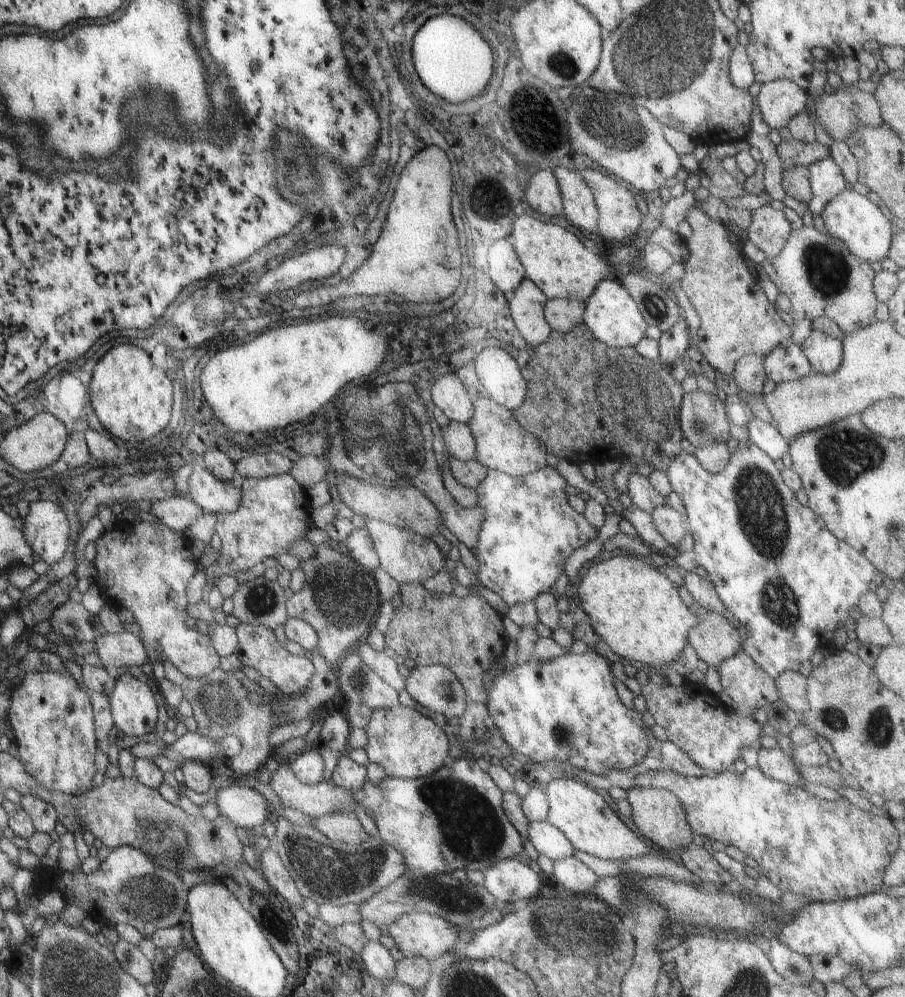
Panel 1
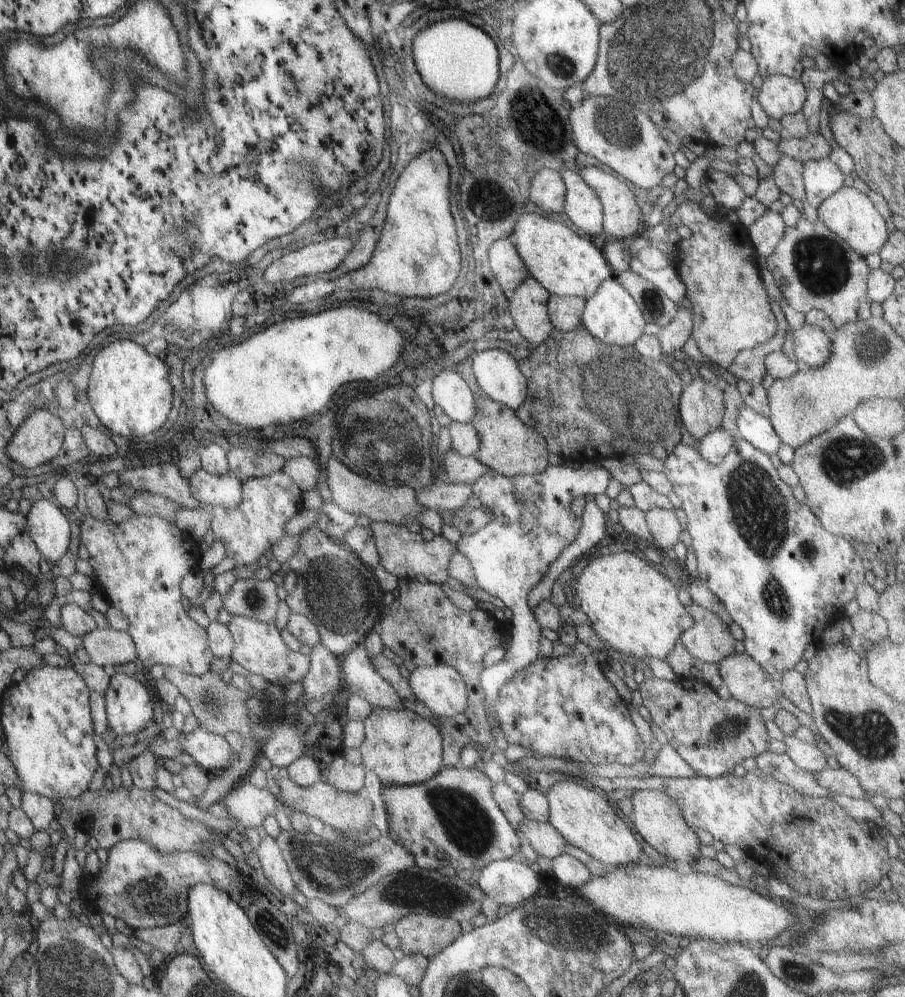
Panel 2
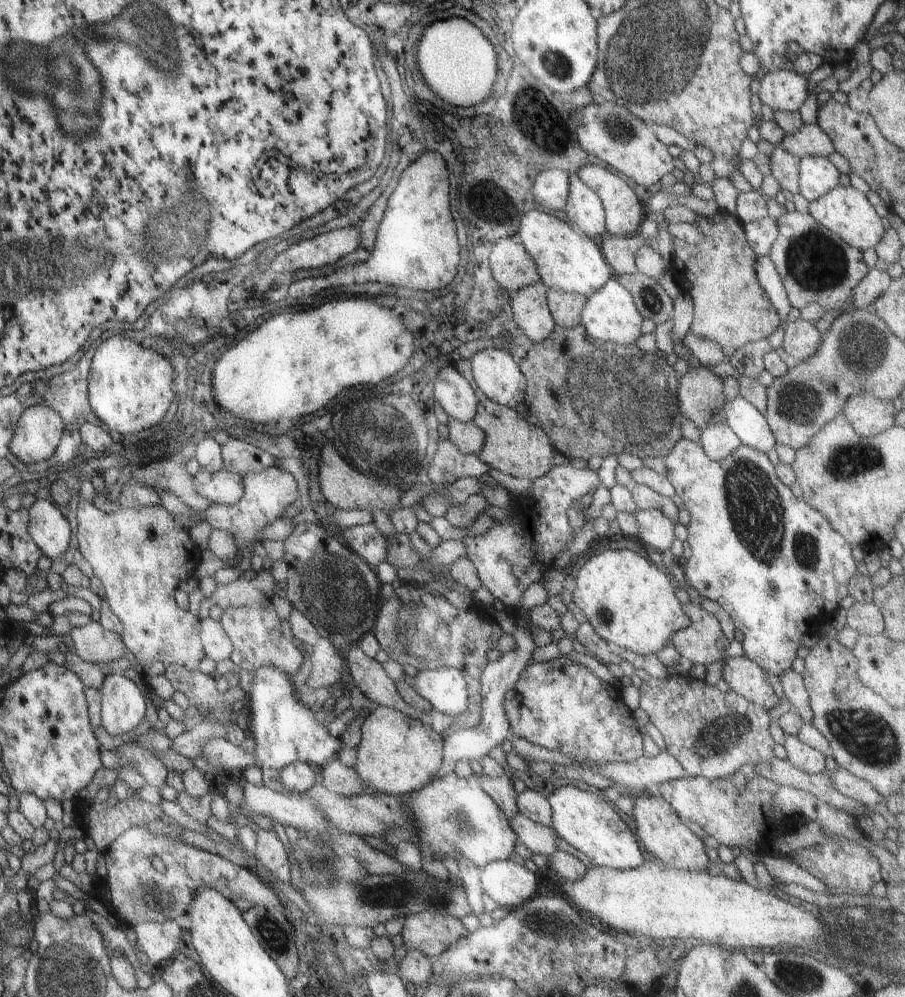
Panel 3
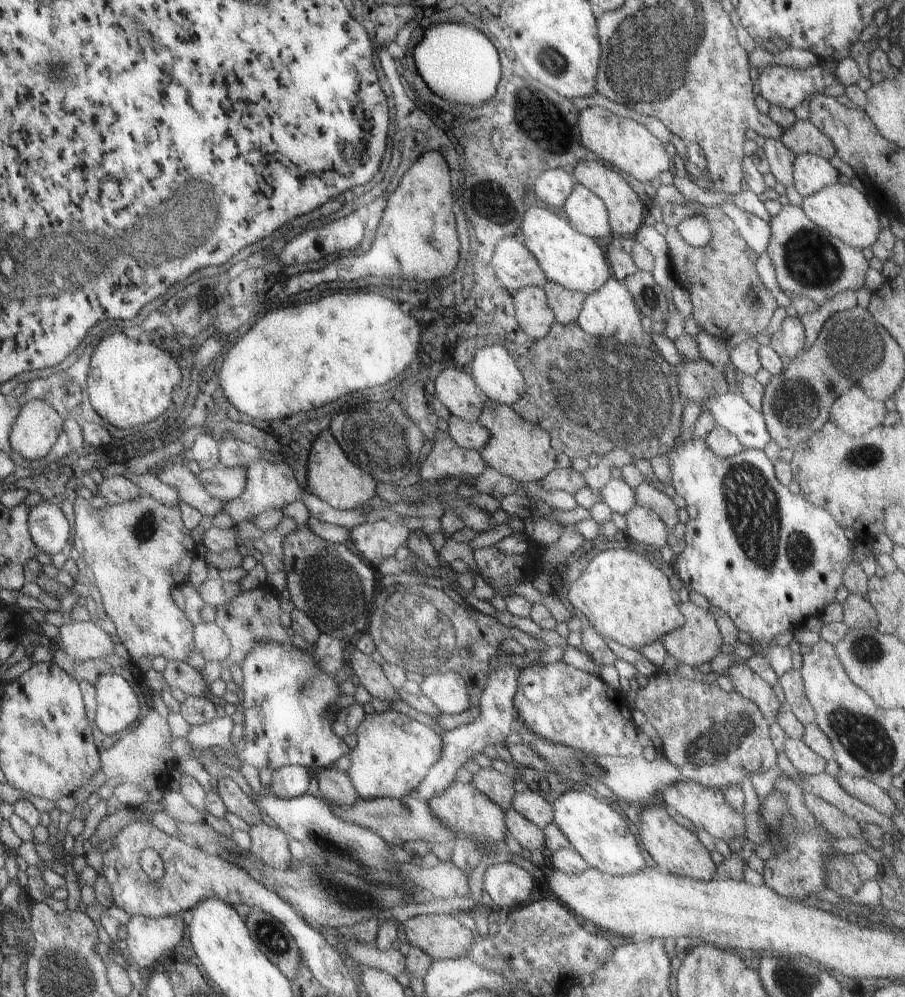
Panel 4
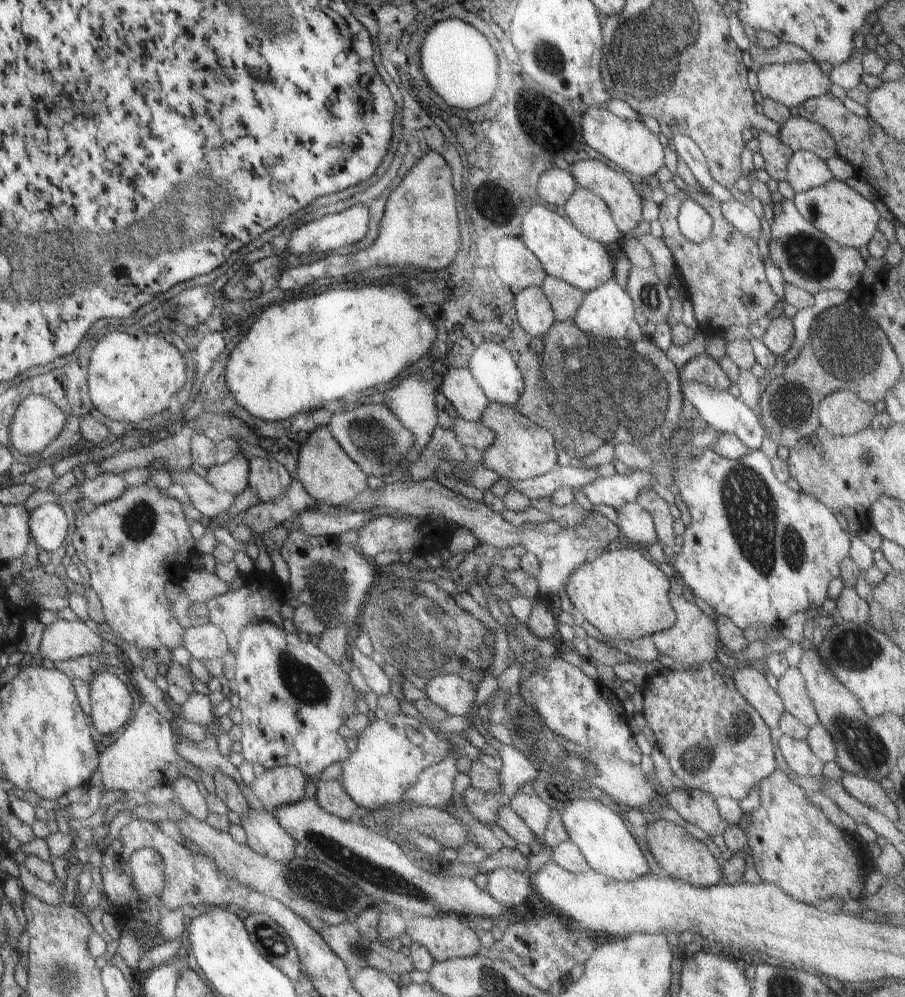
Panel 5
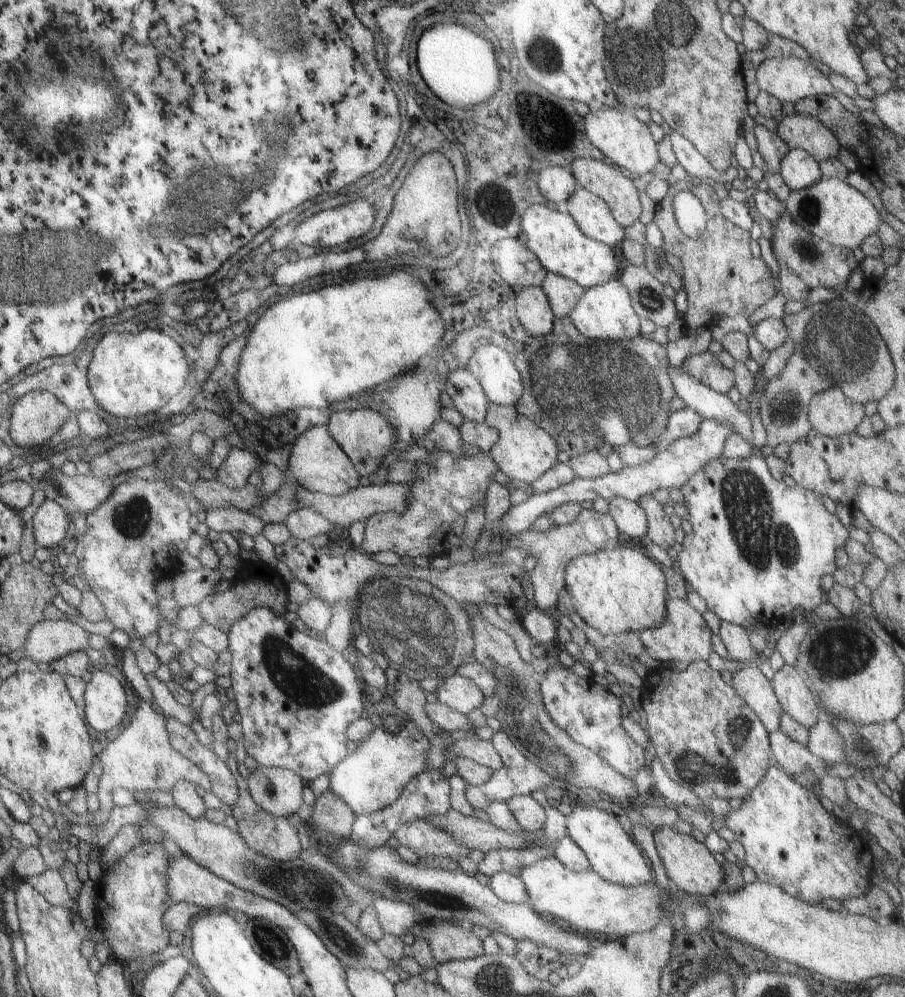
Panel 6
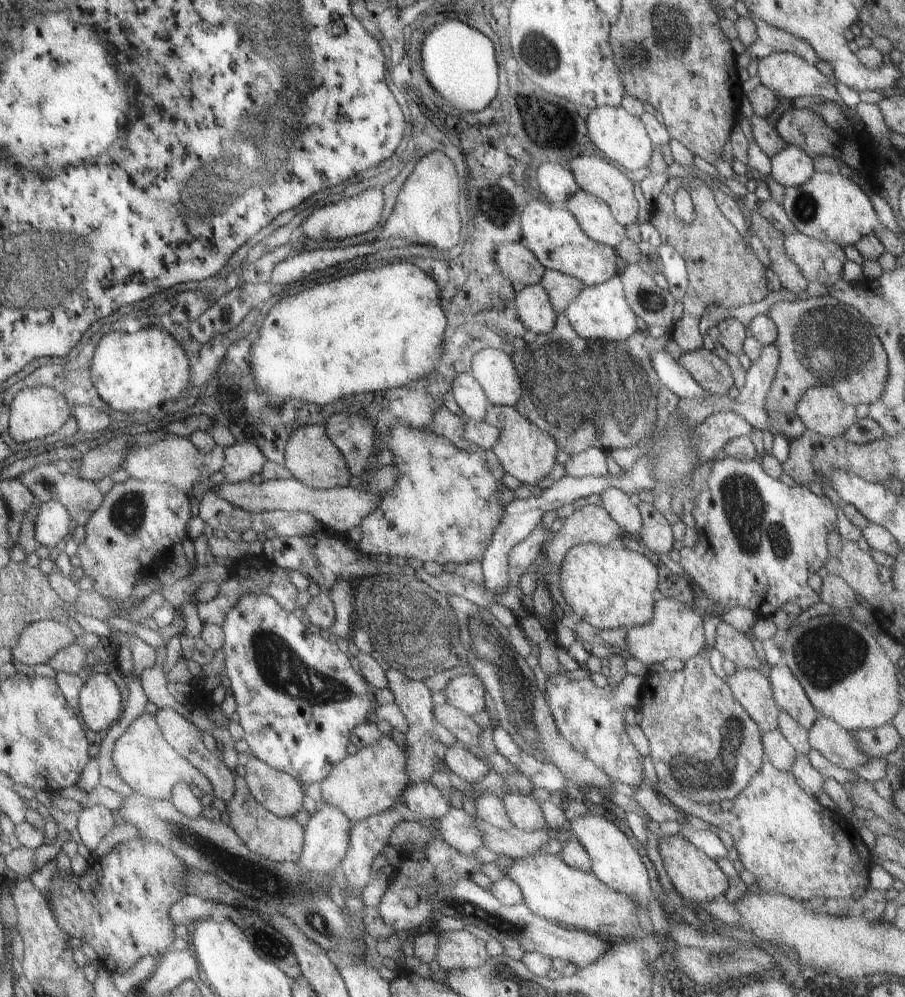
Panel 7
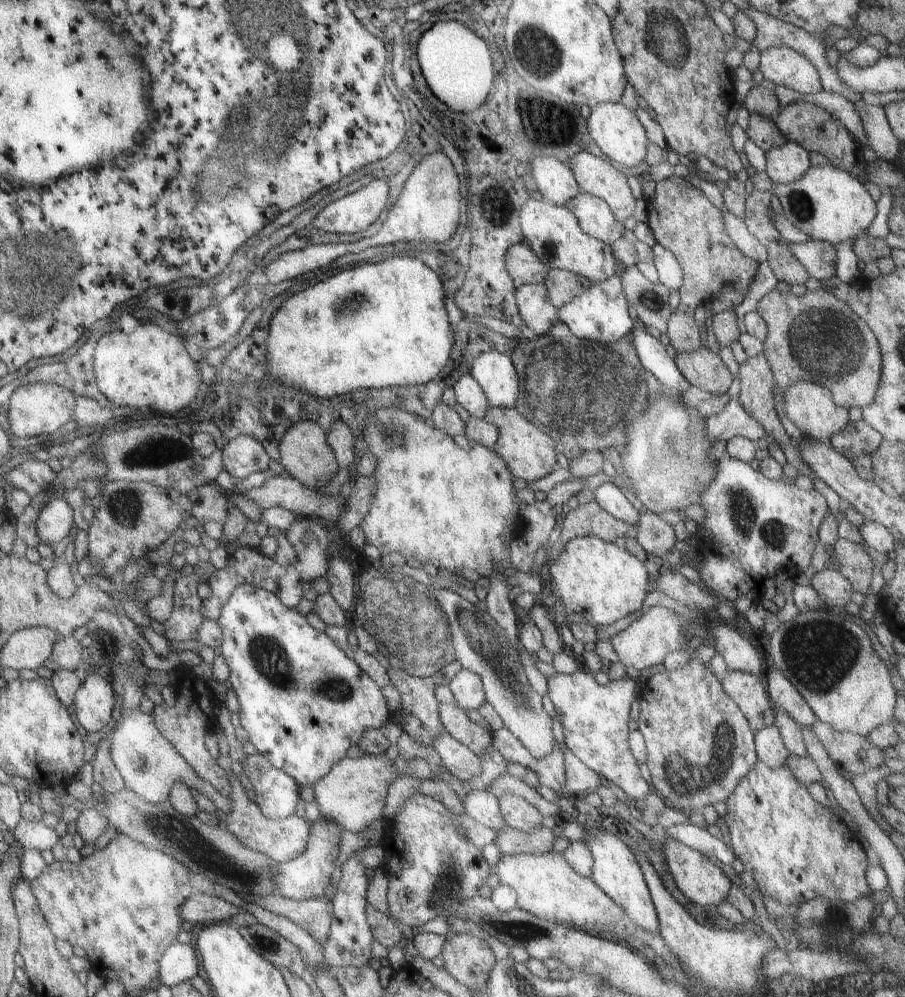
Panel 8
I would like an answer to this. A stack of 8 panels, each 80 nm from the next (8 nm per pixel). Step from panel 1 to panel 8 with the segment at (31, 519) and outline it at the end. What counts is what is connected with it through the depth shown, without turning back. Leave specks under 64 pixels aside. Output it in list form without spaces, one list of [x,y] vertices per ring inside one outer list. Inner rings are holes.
[[[51,497],[36,518],[38,542],[51,546],[65,538],[72,526],[71,507],[61,497]]]

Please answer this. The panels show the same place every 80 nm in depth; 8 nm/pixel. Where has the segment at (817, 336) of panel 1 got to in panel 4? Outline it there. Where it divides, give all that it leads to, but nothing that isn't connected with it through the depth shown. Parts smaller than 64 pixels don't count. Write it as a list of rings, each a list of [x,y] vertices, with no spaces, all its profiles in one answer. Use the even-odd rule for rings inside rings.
[[[785,317],[781,325],[772,333],[771,347],[780,357],[787,356],[789,359],[801,354],[804,348],[804,328],[797,317]]]

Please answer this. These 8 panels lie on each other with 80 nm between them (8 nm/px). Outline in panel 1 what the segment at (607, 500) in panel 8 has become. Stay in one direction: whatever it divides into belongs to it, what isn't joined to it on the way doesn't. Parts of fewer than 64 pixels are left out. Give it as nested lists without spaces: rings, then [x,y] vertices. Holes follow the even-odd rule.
[[[669,505],[656,506],[650,512],[650,515],[652,523],[667,545],[675,546],[681,540],[681,537],[688,532],[685,513],[680,514]]]

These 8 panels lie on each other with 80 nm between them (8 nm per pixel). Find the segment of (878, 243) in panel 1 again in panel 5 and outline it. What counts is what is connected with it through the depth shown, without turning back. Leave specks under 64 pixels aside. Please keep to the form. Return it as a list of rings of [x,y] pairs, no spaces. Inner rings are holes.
[[[831,179],[824,185],[795,193],[792,203],[801,218],[814,226],[819,232],[844,247],[854,249],[865,246],[876,231],[879,215],[871,201],[867,201],[844,181]]]

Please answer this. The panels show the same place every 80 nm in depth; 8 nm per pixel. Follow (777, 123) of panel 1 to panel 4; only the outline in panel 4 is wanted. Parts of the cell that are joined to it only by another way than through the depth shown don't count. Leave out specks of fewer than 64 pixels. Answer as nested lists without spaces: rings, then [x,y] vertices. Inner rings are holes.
[[[821,64],[804,69],[767,65],[759,69],[757,88],[770,105],[792,111],[808,94],[821,93],[825,86],[835,84],[834,72]]]

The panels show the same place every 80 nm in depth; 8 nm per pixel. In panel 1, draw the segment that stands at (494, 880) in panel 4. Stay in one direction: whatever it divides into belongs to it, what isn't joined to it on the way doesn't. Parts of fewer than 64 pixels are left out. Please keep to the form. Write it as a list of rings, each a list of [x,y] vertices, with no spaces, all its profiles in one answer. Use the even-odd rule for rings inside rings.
[[[517,858],[504,859],[482,871],[482,888],[500,906],[539,895],[539,876]]]

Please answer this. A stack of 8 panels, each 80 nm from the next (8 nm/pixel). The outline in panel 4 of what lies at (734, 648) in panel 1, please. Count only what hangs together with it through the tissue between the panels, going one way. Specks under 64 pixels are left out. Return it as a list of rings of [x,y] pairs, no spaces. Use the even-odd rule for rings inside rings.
[[[689,600],[686,602],[677,601],[676,605],[684,616],[684,623],[675,630],[660,636],[657,641],[662,644],[663,648],[666,648],[670,662],[689,664],[693,668],[703,662],[711,662],[719,654],[719,648],[723,644],[712,614]]]

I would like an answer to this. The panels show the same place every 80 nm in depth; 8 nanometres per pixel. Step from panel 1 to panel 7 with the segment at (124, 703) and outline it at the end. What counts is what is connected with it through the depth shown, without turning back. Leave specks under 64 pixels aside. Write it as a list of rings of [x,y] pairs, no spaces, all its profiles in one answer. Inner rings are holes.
[[[90,672],[78,694],[78,713],[93,732],[109,730],[121,714],[121,694],[104,673]]]

